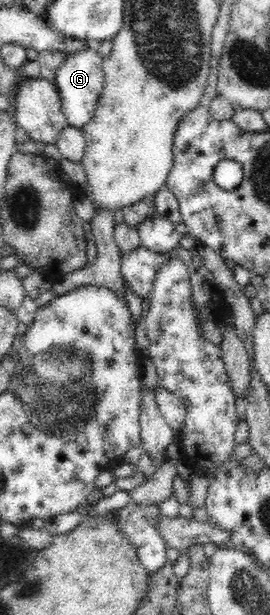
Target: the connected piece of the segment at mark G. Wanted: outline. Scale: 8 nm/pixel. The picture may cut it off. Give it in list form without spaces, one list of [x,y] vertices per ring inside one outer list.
[[[83,49],[68,55],[63,65],[57,70],[54,84],[59,90],[62,112],[67,117],[68,125],[82,128],[91,121],[96,101],[104,86],[103,56],[95,49]]]

